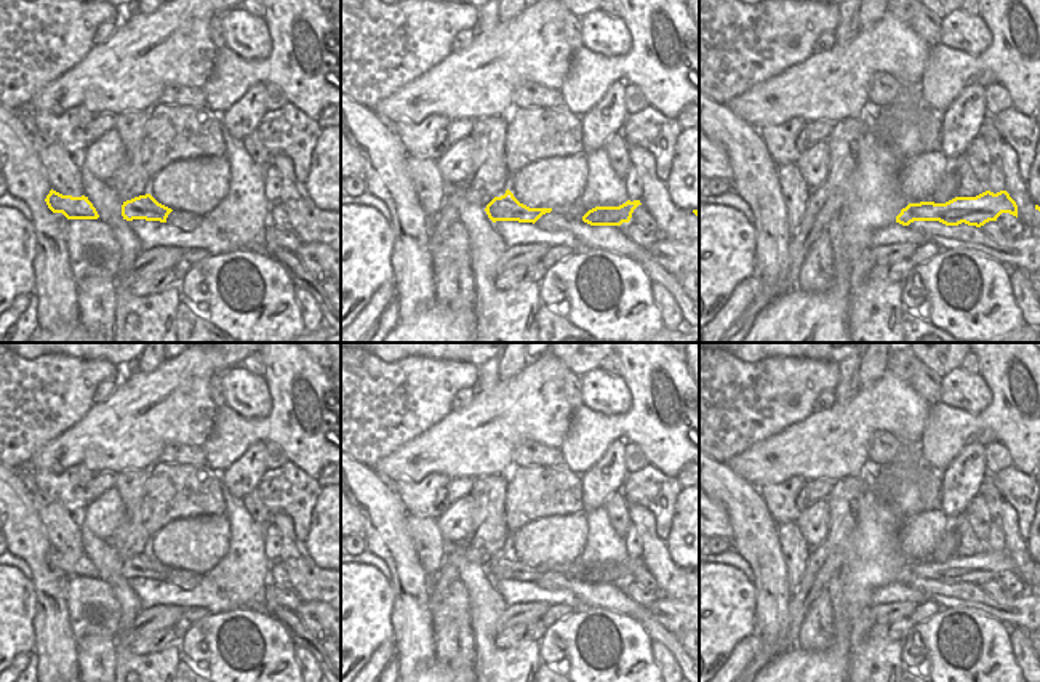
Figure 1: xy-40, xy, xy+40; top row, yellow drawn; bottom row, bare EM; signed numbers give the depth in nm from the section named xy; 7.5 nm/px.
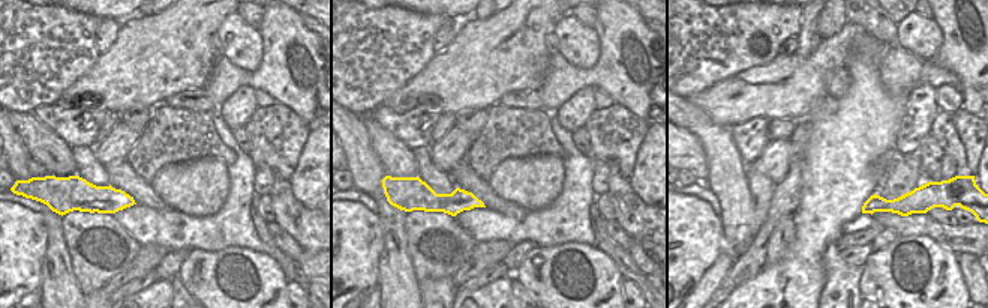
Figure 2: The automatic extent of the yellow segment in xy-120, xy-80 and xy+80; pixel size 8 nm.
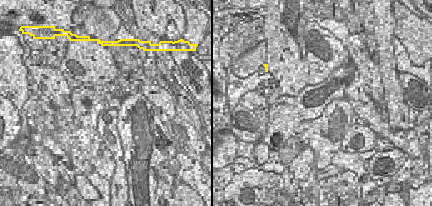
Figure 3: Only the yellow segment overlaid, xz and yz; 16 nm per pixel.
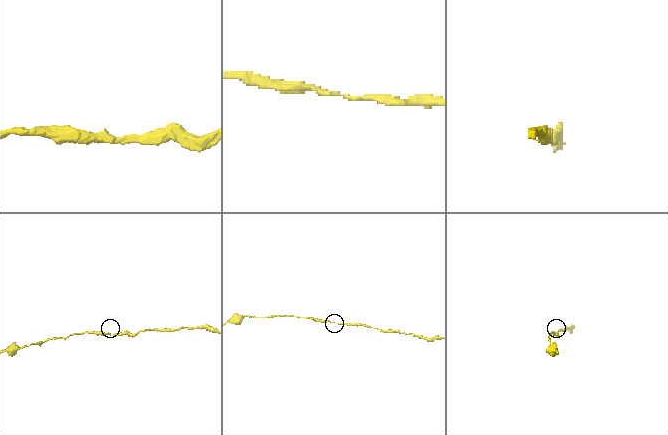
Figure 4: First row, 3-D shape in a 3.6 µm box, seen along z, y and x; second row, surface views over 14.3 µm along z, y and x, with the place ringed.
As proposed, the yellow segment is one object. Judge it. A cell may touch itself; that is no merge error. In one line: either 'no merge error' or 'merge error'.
no merge error

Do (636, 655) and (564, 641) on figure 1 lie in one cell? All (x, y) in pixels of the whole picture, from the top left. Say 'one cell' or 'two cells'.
one cell

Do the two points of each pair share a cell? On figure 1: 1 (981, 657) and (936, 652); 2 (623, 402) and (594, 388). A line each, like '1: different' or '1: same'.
1: same
2: same

